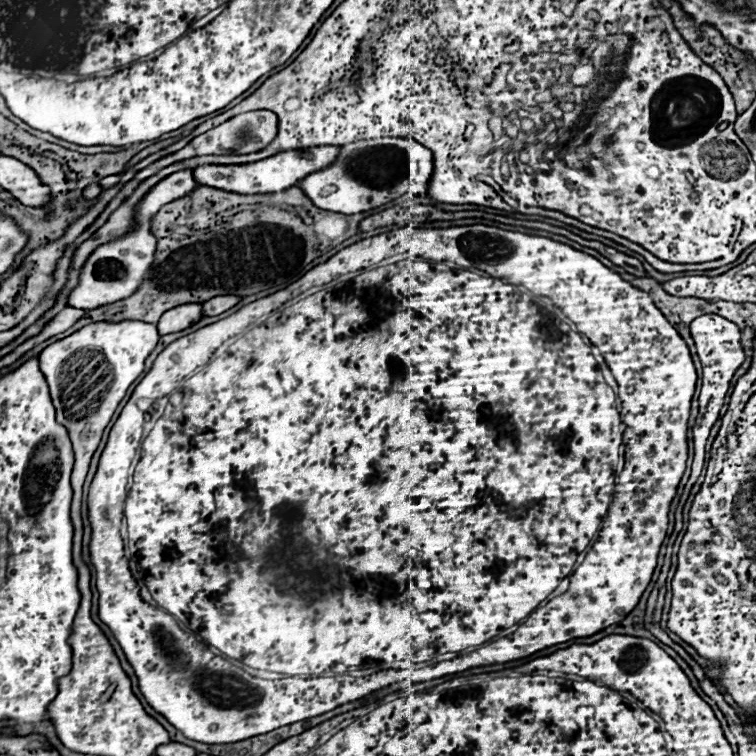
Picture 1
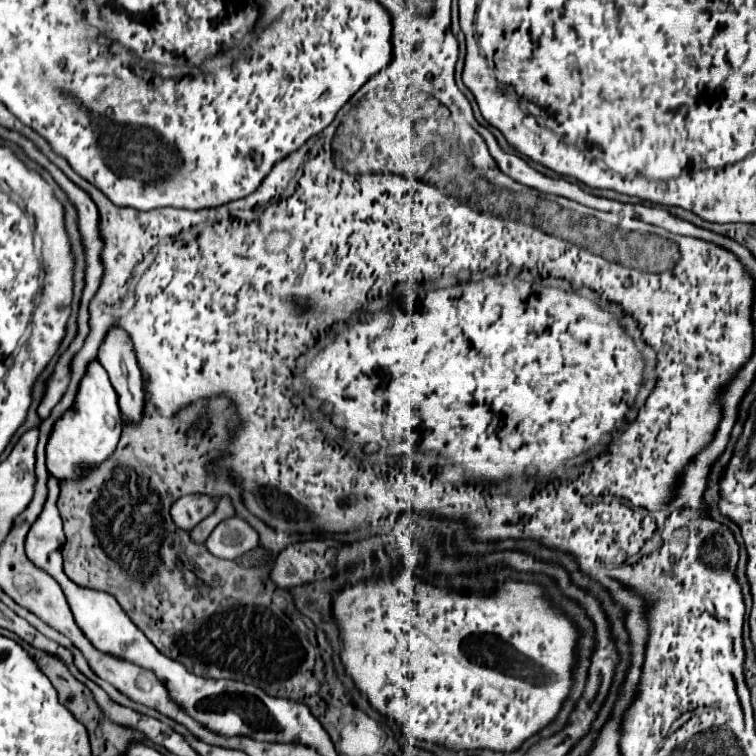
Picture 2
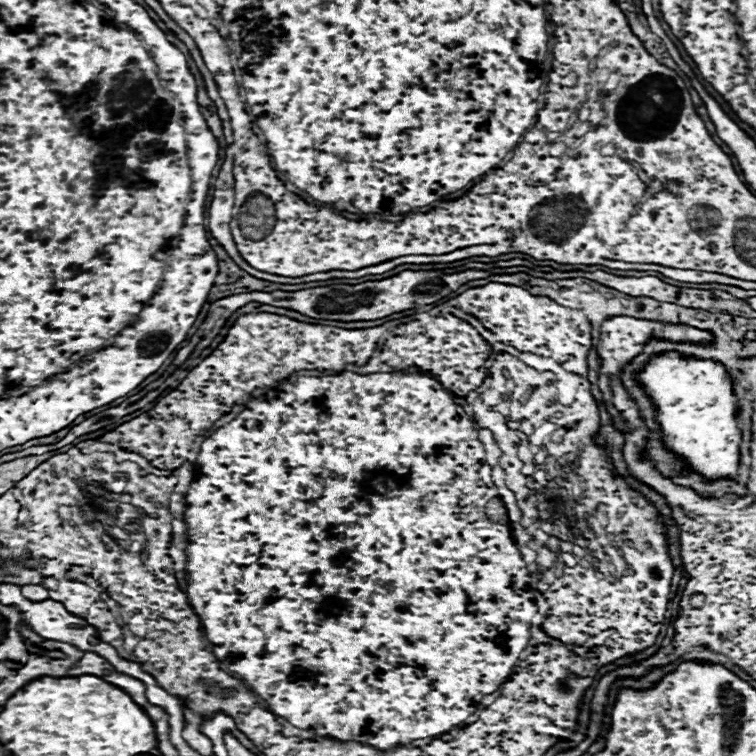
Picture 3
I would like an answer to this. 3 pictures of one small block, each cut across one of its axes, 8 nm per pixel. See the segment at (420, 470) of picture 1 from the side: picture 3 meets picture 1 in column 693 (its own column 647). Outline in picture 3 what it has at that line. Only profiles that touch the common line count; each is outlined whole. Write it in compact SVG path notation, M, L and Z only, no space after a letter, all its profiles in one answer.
M664 352L656 354L636 376L636 382L644 388L644 392L656 404L654 416L660 428L660 442L662 446L676 454L678 458L686 460L688 466L698 472L708 482L718 478L728 478L736 482L740 470L740 444L742 444L742 430L738 426L738 398L734 396L734 382L728 368L722 362L684 356L680 352Z

